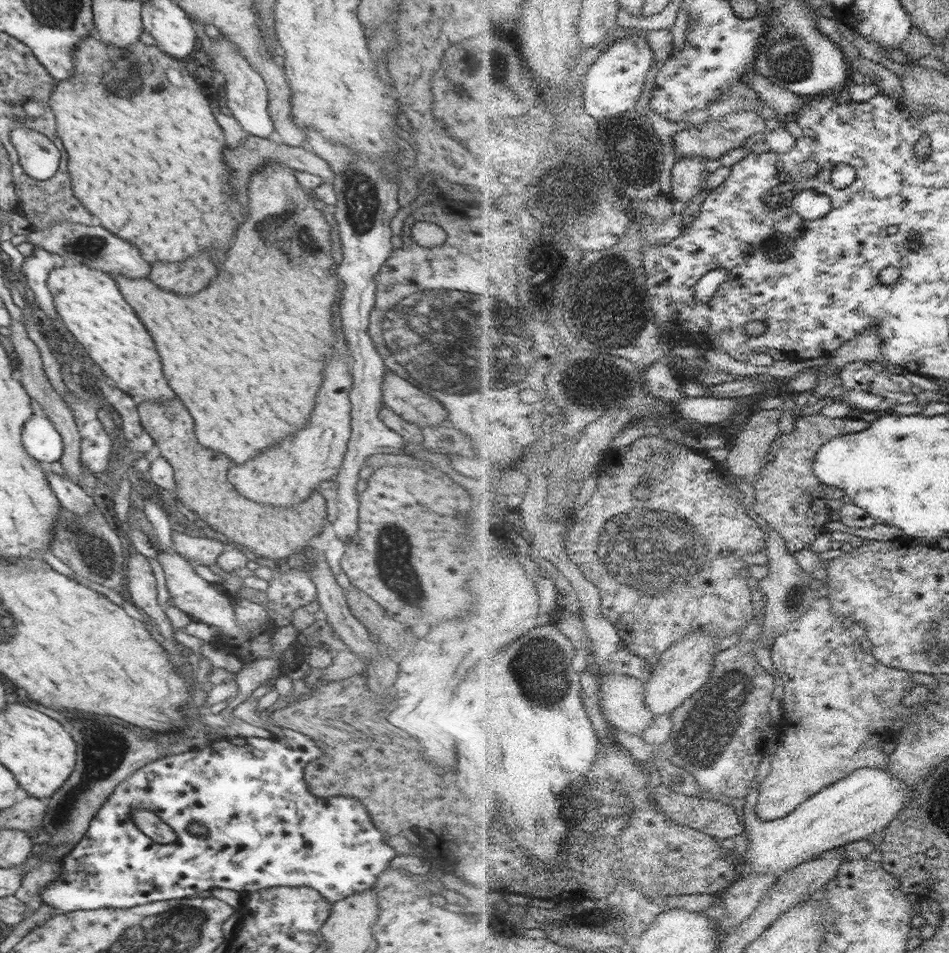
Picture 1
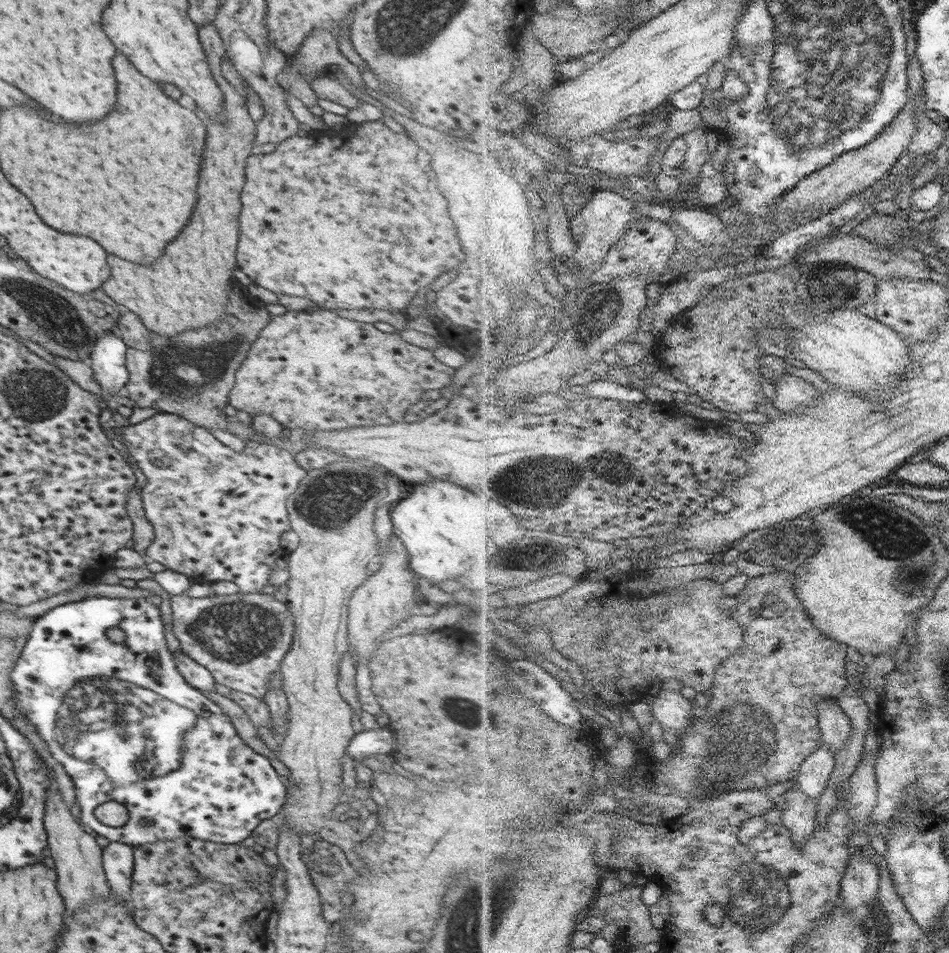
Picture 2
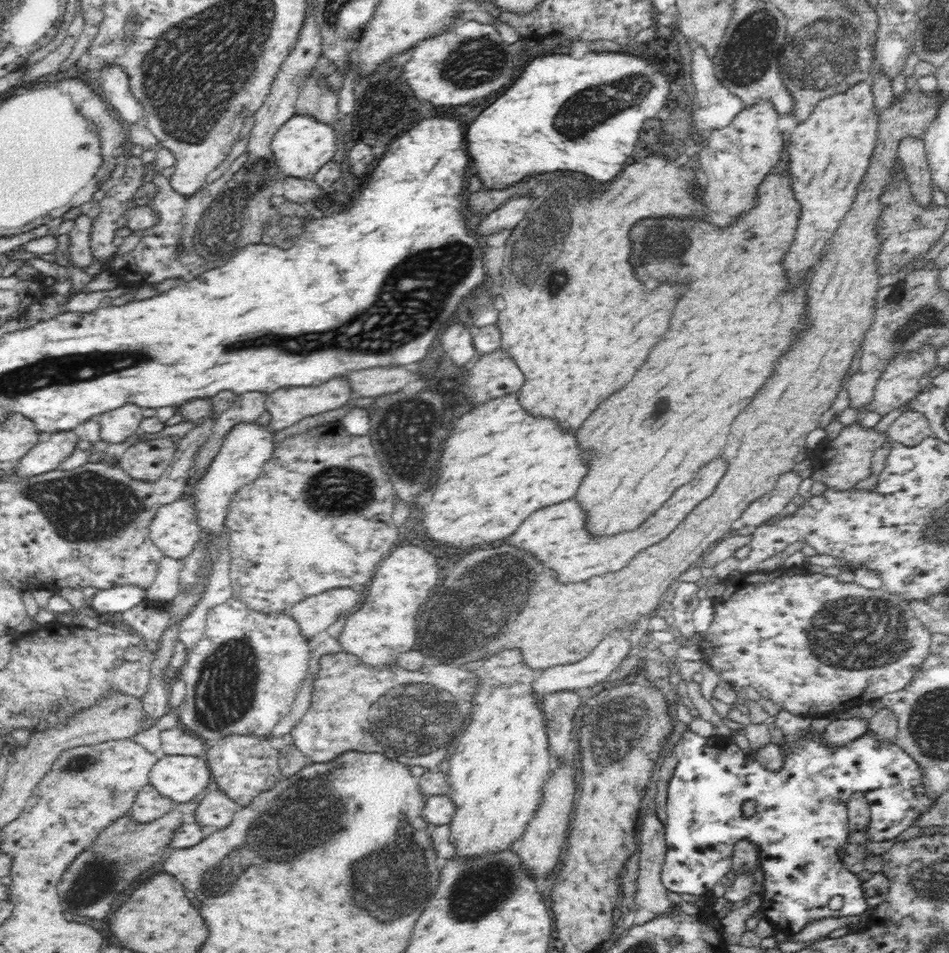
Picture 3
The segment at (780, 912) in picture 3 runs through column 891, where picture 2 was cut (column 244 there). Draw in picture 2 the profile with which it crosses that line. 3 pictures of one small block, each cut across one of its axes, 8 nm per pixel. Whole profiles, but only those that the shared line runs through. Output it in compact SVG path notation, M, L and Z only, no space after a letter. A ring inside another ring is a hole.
M87 597L79 601L57 606L45 612L43 616L35 618L32 629L28 632L23 651L13 666L12 671L10 671L10 680L13 682L14 706L20 710L20 714L24 714L26 722L36 728L36 732L40 734L40 738L48 746L51 761L60 762L64 766L66 774L69 774L70 778L72 778L75 786L75 797L80 805L81 822L87 824L94 832L104 836L104 838L108 838L112 842L122 842L122 844L131 846L148 845L148 842L156 842L160 838L174 840L174 838L188 836L190 838L208 840L208 842L236 844L251 836L252 831L263 820L275 819L282 805L287 800L284 778L271 765L270 760L266 756L252 750L243 741L243 738L240 738L235 726L230 721L230 717L222 711L221 707L209 700L202 691L188 683L184 679L184 675L176 668L173 654L166 645L160 609L149 598ZM110 628L122 628L122 632L126 634L122 643L114 643L110 640L110 637L106 635L106 630L110 630ZM106 801L119 802L127 808L128 821L124 825L120 827L106 826L106 824L102 824L95 817L94 809Z

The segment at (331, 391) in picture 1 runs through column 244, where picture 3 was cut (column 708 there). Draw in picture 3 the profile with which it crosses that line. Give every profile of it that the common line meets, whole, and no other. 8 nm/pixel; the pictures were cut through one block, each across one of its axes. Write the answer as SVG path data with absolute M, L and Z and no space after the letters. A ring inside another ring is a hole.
M714 458L714 462L708 462L702 466L702 470L696 474L694 484L686 484L674 492L674 496L662 506L656 514L652 514L638 530L616 534L610 538L594 538L584 530L584 512L580 510L578 502L566 500L556 506L548 506L544 510L538 510L530 518L522 522L522 526L506 540L510 546L532 552L536 560L540 560L546 568L552 568L556 572L556 580L562 584L568 582L584 582L592 576L602 576L606 572L616 572L624 568L640 550L658 544L664 540L686 516L692 512L704 498L712 495L718 482L722 480L728 464L724 458Z

